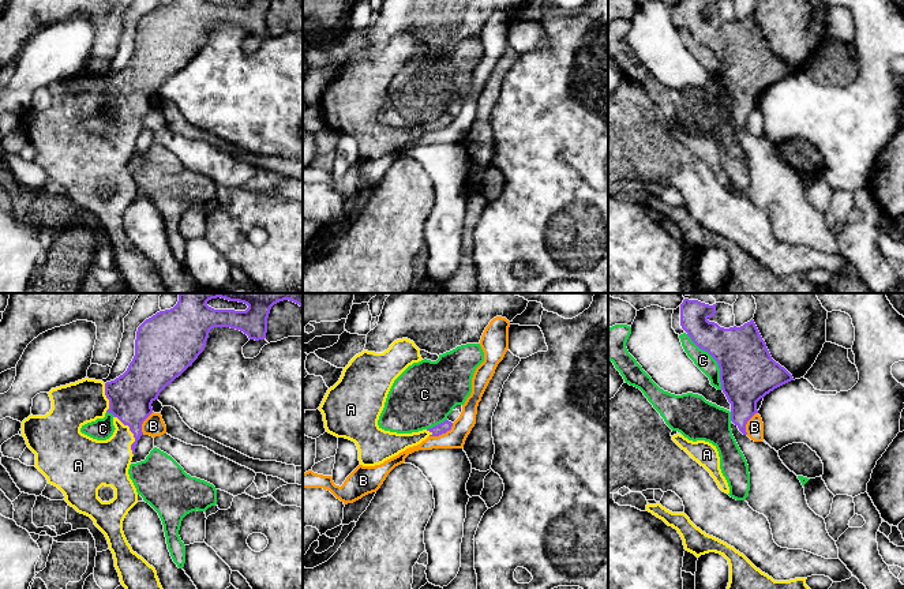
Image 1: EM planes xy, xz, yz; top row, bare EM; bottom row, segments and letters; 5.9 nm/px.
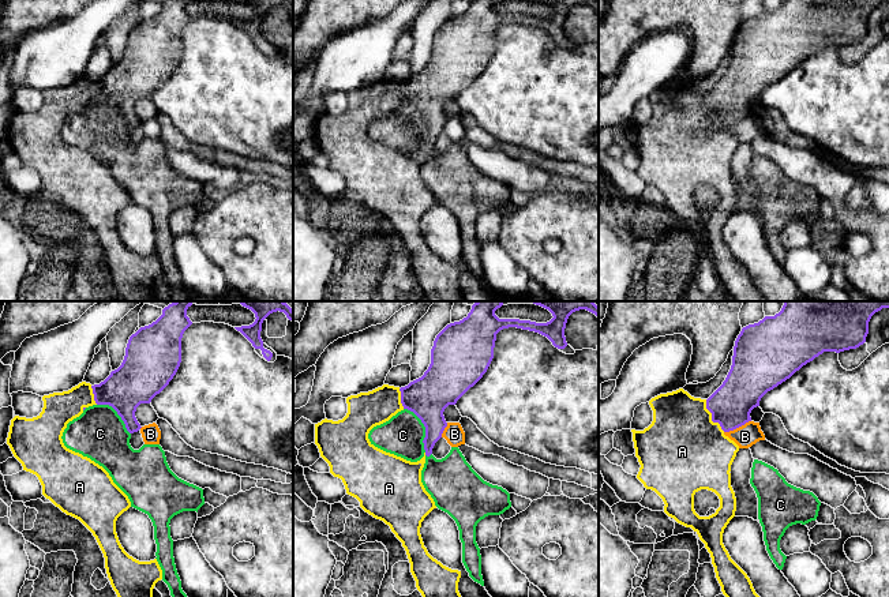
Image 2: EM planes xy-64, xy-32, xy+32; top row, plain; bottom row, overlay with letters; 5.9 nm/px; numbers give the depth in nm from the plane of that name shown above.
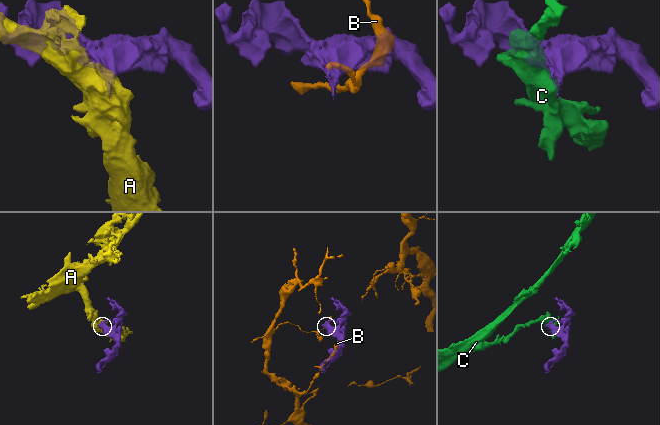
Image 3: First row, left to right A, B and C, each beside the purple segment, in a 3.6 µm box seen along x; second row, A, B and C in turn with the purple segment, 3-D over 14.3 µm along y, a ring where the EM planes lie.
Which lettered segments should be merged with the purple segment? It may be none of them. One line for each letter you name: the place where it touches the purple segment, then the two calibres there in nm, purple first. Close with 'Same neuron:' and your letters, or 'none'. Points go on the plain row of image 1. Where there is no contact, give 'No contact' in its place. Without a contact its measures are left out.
A: Touches purple at xy (132, 127). Thickness 260 nm (purple) against 280 nm
Same neuron: A

